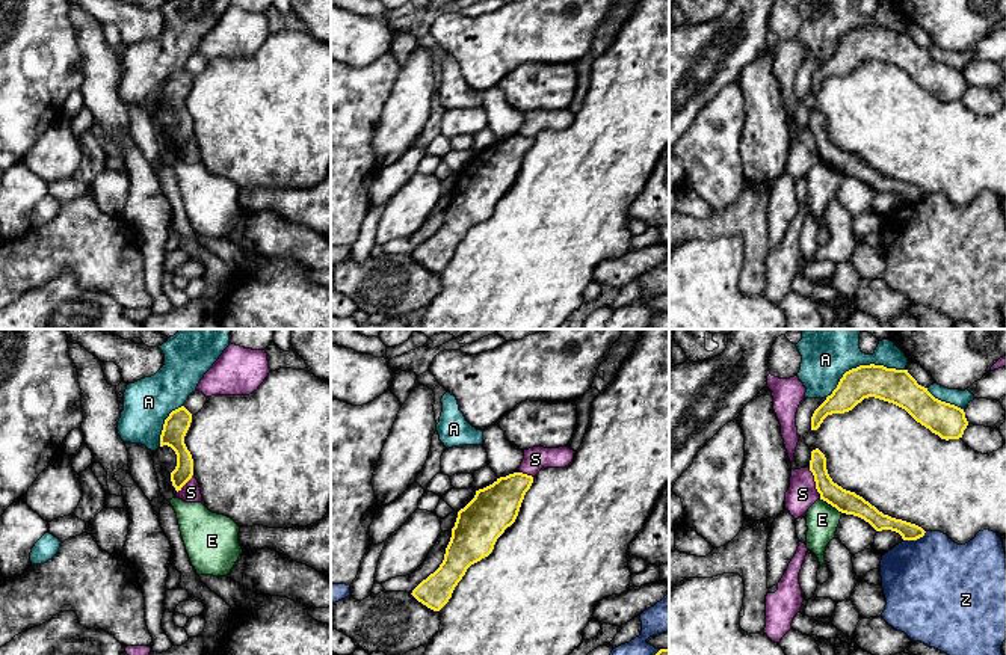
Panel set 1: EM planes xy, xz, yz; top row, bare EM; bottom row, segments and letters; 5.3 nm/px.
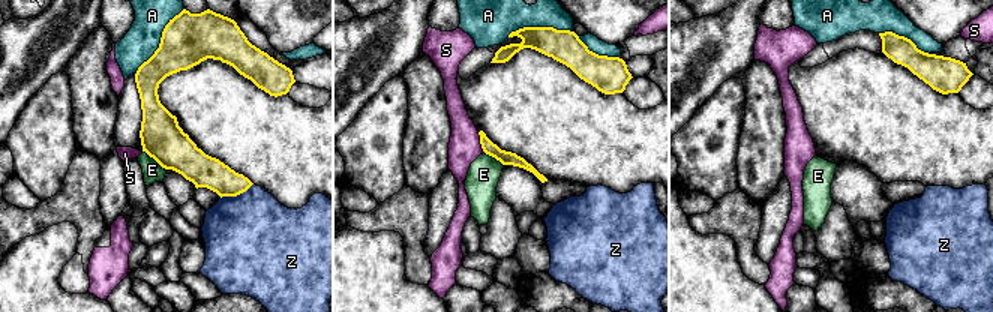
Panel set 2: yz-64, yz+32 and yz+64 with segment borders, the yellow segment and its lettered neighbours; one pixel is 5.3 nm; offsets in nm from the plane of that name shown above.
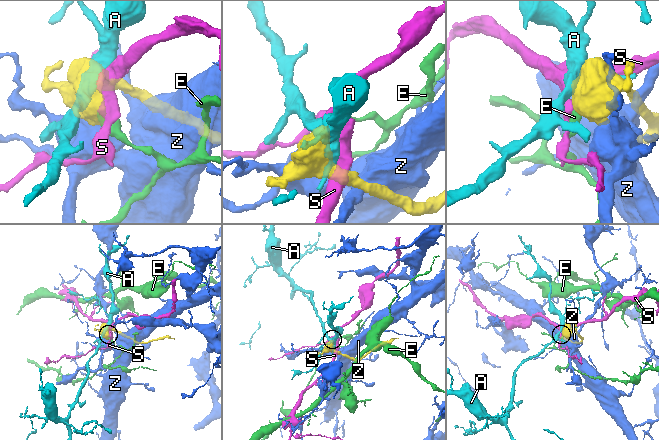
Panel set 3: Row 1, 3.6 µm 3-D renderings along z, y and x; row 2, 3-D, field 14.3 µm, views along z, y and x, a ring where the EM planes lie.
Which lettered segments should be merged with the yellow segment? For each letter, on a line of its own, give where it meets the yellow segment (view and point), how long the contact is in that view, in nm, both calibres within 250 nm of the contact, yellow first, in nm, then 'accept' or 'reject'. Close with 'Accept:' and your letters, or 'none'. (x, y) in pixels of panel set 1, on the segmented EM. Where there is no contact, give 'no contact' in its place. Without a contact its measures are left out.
A: meets yellow in yz at (863, 365); contact 460 nm long; 190 nm thick on the yellow side, 320 nm on the other; reject
E: meets yellow in yz at (831, 504); contact 150 nm long; 120 nm thick on the yellow side, 180 nm on the other; reject
S: meets yellow in yz at (816, 483); contact 180 nm long; 120 nm thick on the yellow side, 160 nm on the other; reject
Z: meets yellow in yz at (914, 539); contact 140 nm long; 100 nm thick on the yellow side, 500 nm on the other; reject
Accept: none

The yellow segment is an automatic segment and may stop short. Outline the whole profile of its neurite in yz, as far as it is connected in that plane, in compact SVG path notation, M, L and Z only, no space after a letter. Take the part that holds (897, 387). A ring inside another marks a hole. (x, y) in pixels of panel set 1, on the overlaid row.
M870 364L843 374L832 394L814 411L811 430L817 430L828 415L849 412L869 397L905 409L917 423L946 441L962 438L968 426L964 409L935 398L908 370Z

